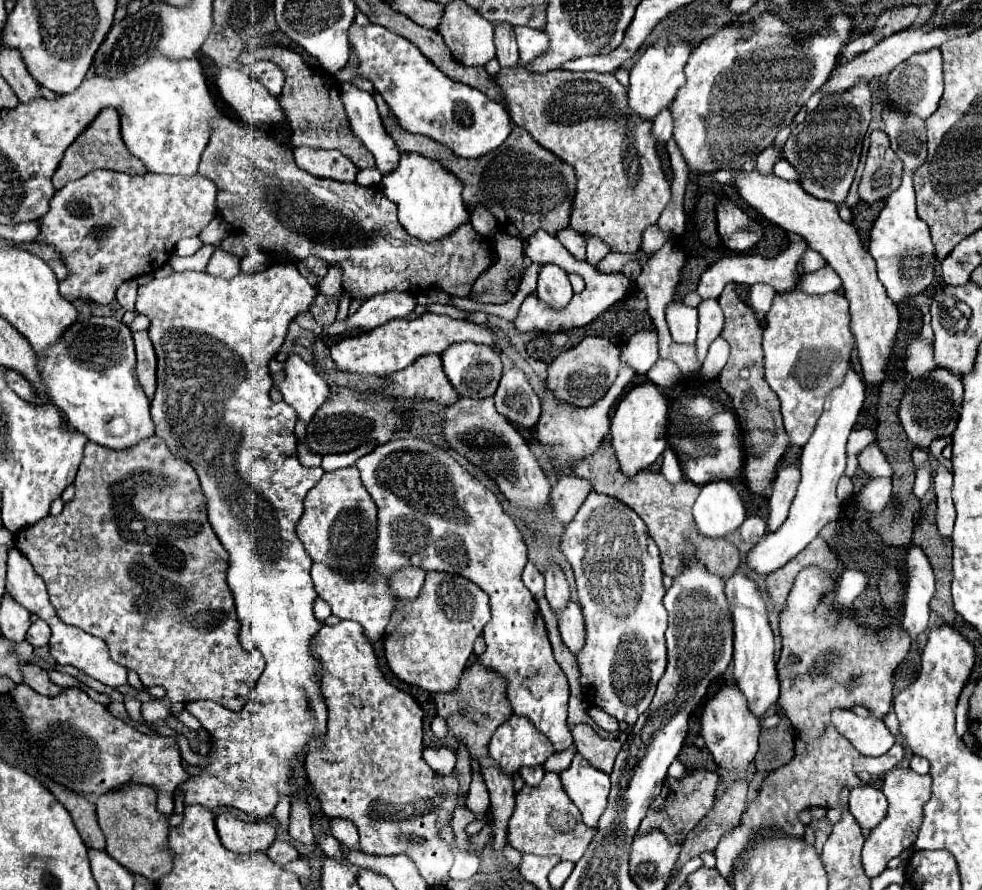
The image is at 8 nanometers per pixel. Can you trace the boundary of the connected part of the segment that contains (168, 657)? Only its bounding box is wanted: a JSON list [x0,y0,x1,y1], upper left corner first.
[29,436,265,712]

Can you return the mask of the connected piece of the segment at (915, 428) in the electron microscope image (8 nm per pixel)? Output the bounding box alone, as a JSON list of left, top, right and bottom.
[899,370,963,448]

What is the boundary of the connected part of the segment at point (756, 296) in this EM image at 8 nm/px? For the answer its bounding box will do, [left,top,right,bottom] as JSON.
[749,284,775,312]

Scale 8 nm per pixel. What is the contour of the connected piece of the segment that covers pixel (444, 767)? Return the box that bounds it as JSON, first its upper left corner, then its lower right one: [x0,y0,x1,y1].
[423,748,455,776]

